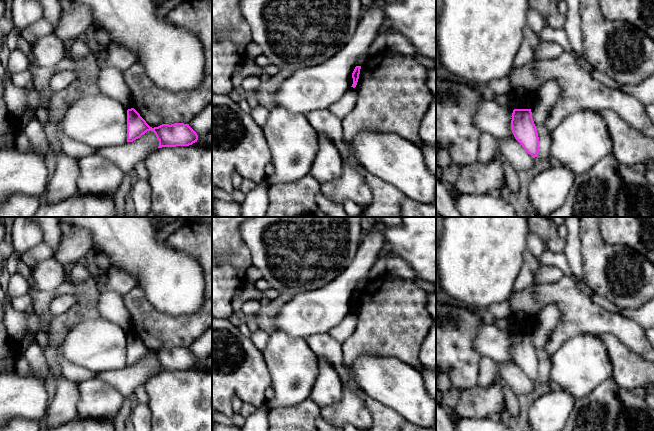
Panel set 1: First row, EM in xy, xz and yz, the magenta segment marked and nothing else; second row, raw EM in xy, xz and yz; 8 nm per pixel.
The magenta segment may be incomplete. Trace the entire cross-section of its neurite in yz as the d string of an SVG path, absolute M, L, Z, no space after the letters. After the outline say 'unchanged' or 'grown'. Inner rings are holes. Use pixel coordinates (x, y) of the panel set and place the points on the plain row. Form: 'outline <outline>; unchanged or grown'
outline M514 333L511 354L515 363L533 382L538 380L539 361L532 342L531 333Z; unchanged

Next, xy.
outline M134 333L127 334L127 366L133 366L147 355L153 355L159 364L158 372L189 370L197 366L197 357L184 347L162 348L150 351L140 338Z; unchanged

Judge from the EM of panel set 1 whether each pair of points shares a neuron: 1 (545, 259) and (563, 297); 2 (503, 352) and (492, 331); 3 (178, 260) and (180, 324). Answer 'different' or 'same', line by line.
1: different
2: same
3: different

